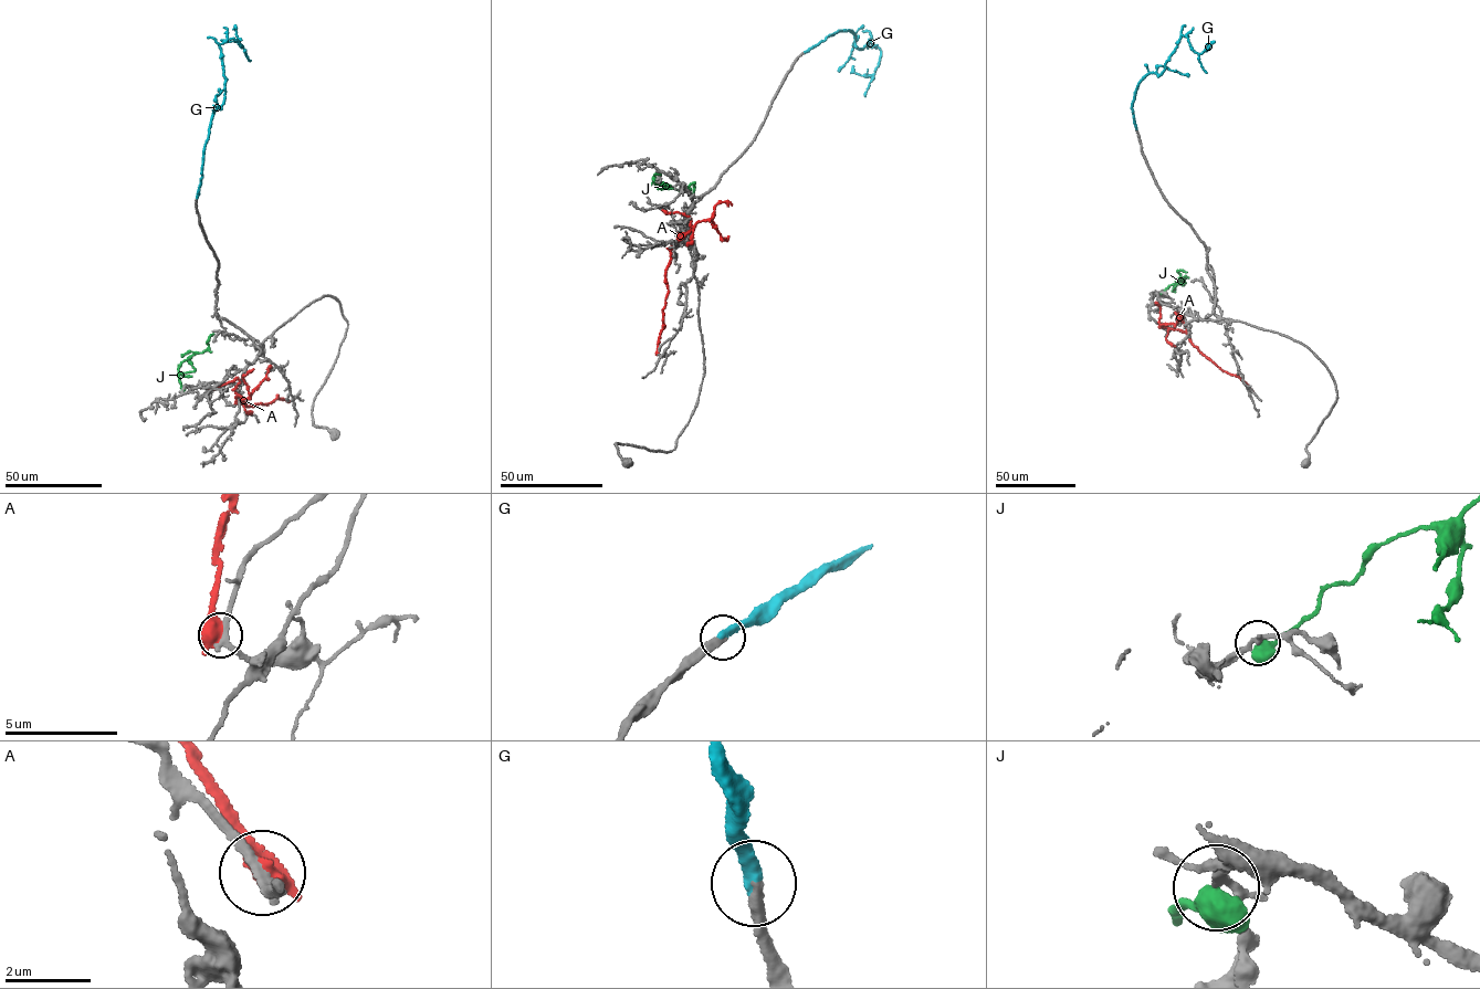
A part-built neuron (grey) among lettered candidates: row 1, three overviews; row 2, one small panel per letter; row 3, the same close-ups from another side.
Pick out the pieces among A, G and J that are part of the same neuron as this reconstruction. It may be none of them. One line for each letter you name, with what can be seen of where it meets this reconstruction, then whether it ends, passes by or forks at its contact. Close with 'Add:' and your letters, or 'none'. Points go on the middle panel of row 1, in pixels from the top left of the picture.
G: meets grey at (804, 52); it ends there
Add: G

